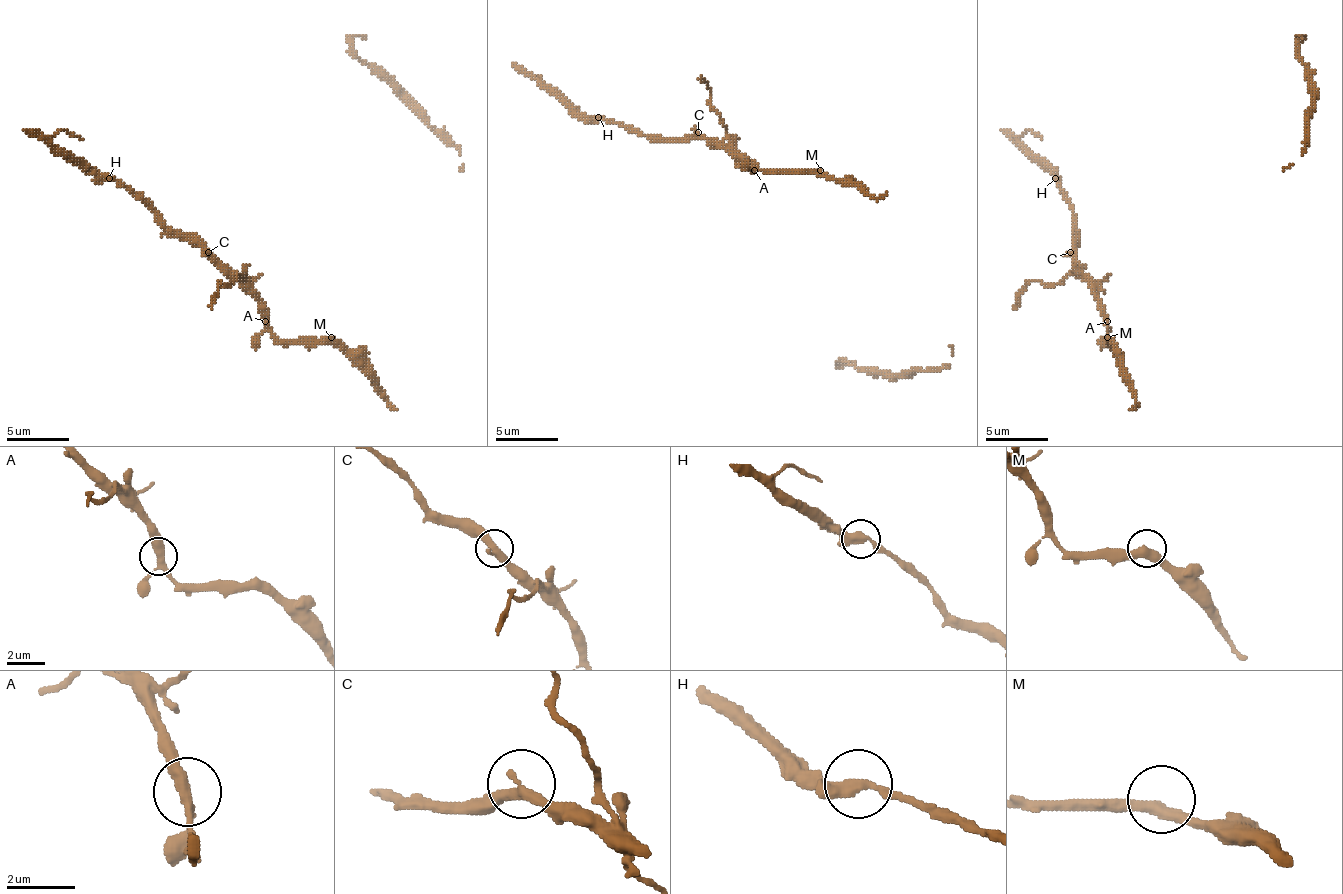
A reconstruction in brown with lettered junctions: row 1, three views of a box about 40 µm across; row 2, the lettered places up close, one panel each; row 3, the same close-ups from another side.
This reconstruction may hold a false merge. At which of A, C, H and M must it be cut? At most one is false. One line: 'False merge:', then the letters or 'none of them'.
False merge: none of them

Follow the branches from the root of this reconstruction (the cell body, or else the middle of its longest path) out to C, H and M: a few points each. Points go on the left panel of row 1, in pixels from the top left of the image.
C: (356, 350), (340, 350), (331, 343), (284, 343), (268, 325), (268, 312), (208, 252)
H: (356, 350), (284, 343), (268, 325), (268, 312), (237, 281), (108, 177)
M: (356, 350), (344, 350), (331, 337)

